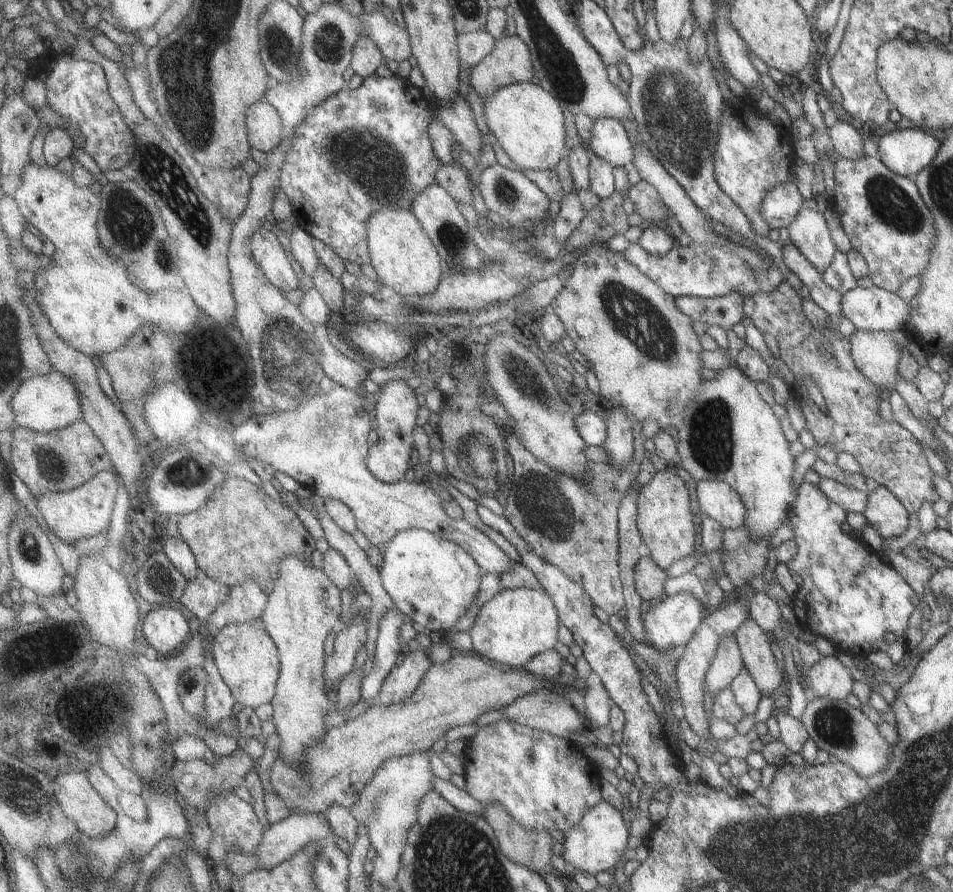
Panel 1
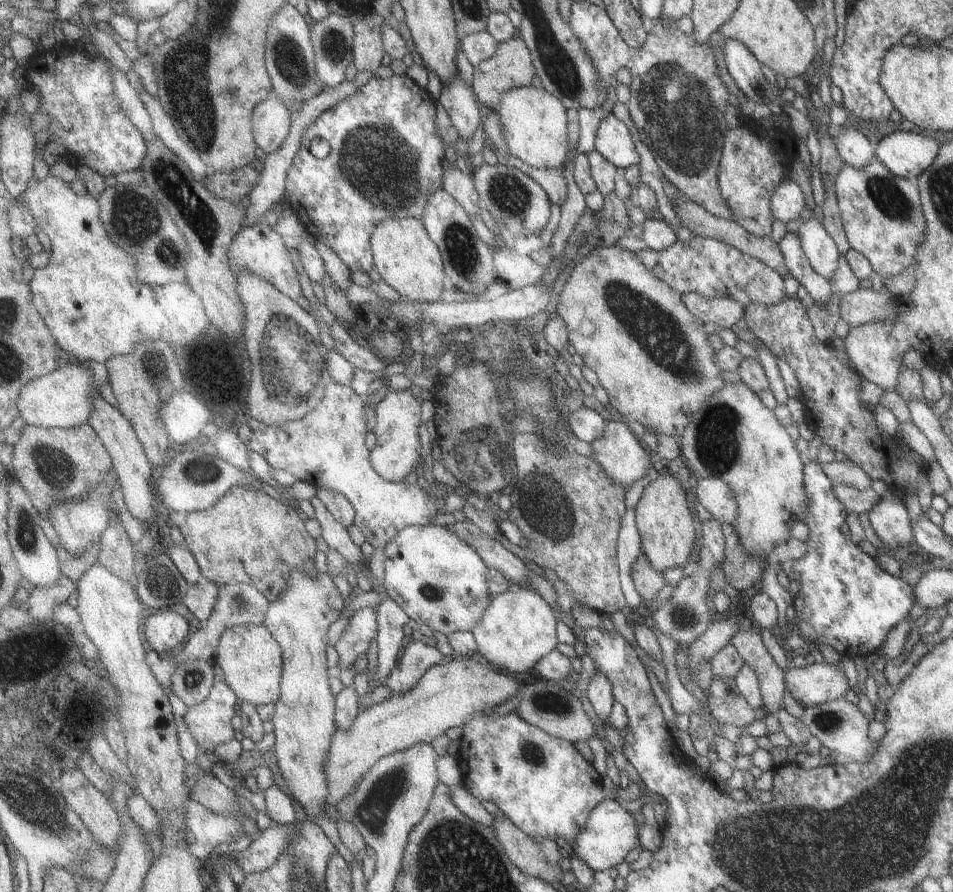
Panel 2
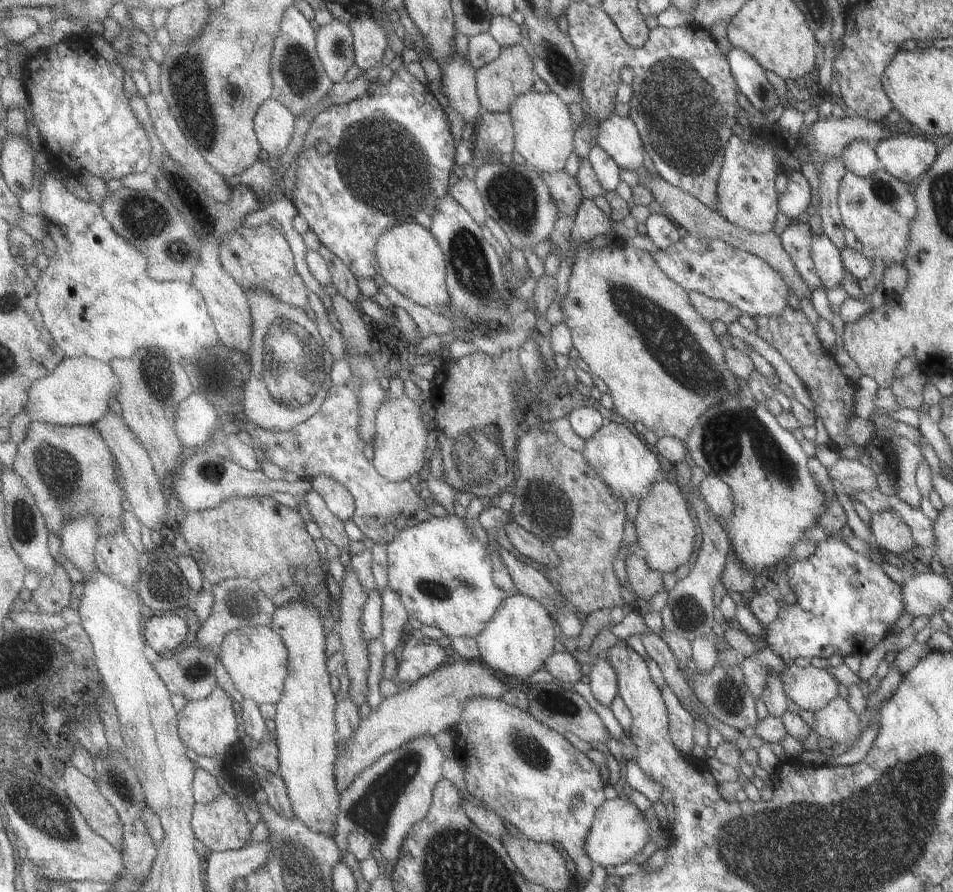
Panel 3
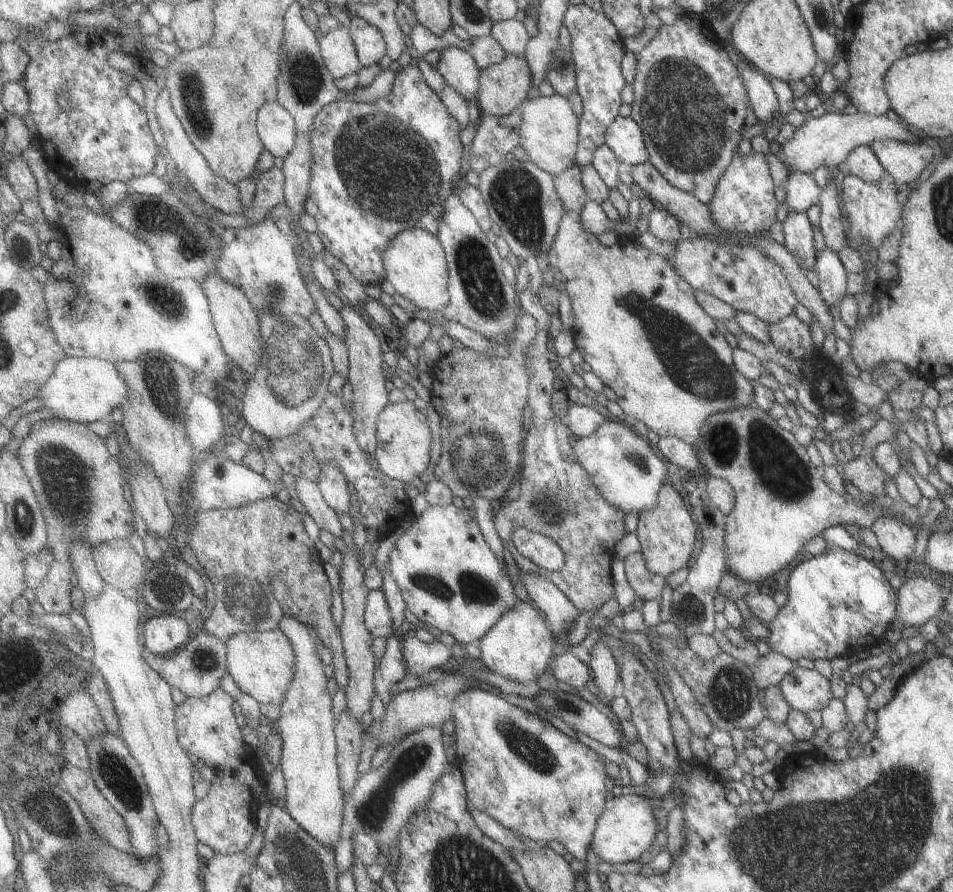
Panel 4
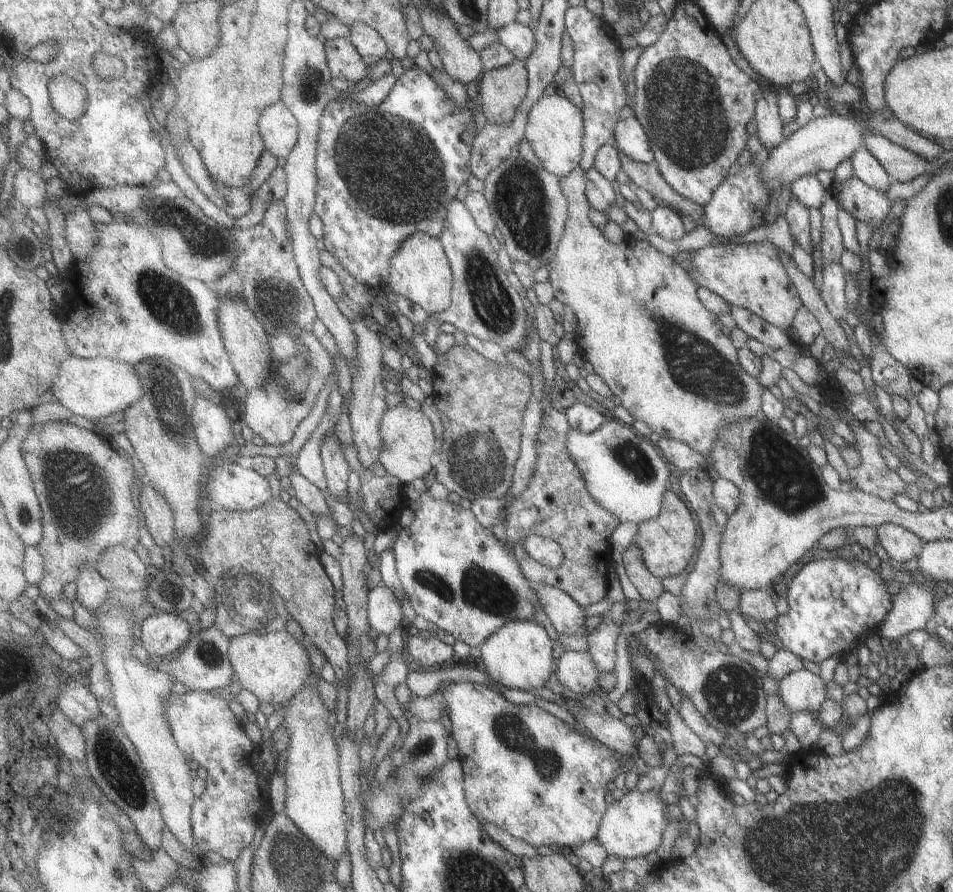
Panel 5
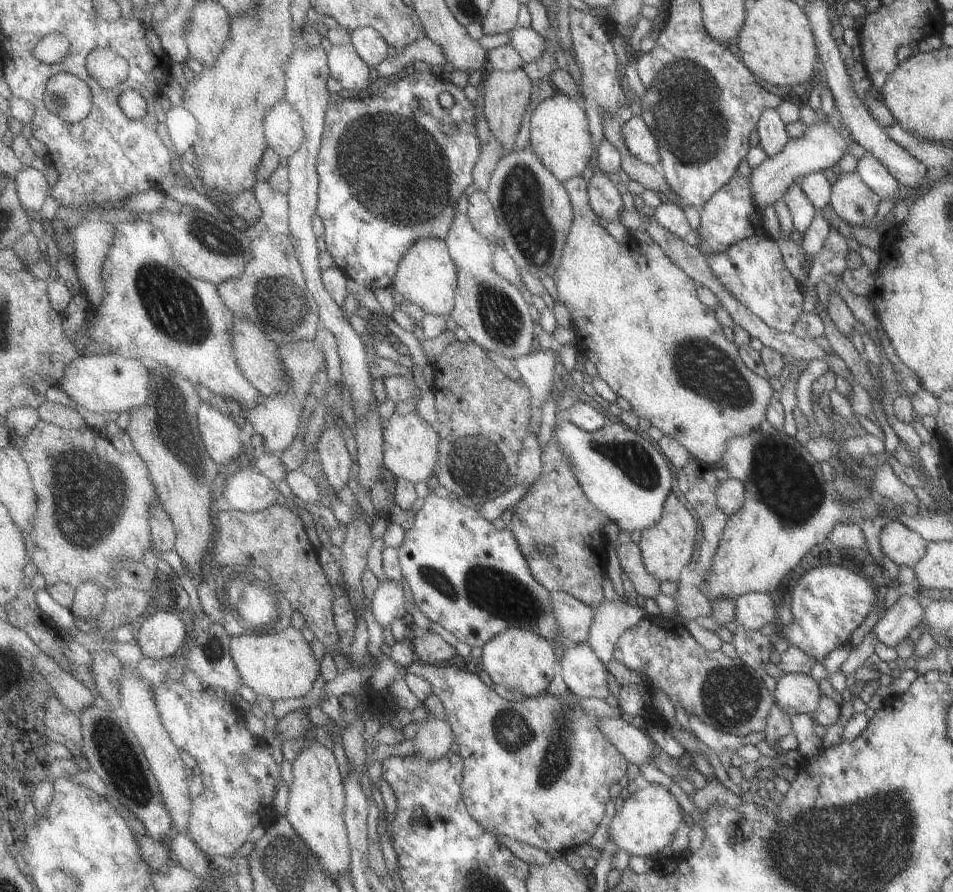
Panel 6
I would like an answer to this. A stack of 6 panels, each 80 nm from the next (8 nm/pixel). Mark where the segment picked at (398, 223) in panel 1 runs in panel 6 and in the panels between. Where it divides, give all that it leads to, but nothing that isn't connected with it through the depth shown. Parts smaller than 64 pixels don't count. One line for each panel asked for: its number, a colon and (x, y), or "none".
2: (405, 256)
3: (411, 260)
4: (415, 263)
5: (421, 272)
6: (428, 276)

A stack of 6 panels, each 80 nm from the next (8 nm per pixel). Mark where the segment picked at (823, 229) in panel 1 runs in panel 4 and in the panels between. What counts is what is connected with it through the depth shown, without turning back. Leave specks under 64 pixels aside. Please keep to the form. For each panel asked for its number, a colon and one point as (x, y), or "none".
2: (819, 249)
3: (825, 258)
4: (830, 273)

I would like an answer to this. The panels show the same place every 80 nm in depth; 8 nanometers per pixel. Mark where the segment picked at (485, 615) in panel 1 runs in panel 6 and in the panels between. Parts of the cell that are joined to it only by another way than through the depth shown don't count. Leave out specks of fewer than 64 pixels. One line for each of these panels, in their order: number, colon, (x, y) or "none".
2: (518, 628)
3: (518, 639)
4: (518, 647)
5: (518, 656)
6: (518, 660)

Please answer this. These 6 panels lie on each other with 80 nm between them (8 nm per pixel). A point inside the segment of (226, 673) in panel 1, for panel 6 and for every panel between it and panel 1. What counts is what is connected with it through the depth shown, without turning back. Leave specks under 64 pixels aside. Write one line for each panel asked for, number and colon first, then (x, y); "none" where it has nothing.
2: (252, 661)
3: (256, 658)
4: (262, 663)
5: (273, 666)
6: (280, 665)

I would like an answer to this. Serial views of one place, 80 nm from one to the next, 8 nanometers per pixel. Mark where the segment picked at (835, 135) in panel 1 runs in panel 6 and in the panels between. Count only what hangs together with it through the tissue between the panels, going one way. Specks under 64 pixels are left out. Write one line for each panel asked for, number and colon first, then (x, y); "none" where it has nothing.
2: (854, 149)
3: (858, 157)
4: (860, 162)
5: (865, 168)
6: (870, 170)

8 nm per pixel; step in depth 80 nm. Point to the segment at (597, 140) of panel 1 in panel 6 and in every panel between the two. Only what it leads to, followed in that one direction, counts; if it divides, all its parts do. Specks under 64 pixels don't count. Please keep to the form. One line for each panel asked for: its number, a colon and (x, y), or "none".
2: (613, 141)
3: (617, 136)
4: (623, 137)
5: (629, 139)
6: (638, 140)

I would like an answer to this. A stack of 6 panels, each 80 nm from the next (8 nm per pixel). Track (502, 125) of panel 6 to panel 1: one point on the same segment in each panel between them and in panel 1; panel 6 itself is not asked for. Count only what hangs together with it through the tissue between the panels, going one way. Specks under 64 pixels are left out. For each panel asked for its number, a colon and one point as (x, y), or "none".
1: (511, 61)
2: (510, 66)
3: (511, 73)
4: (503, 86)
5: (500, 91)

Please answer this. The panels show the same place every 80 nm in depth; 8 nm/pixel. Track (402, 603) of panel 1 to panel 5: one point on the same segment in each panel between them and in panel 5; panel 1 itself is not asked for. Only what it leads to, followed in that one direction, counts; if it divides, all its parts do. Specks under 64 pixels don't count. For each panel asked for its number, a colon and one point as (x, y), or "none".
2: (439, 580)
3: (444, 577)
4: (450, 578)
5: (457, 575)

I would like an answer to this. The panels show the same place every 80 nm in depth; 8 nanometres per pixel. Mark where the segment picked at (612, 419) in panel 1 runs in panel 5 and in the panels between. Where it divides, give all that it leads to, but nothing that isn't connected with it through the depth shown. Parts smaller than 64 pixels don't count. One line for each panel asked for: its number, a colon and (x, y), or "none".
2: (623, 459)
3: (627, 467)
4: (627, 474)
5: (623, 473)

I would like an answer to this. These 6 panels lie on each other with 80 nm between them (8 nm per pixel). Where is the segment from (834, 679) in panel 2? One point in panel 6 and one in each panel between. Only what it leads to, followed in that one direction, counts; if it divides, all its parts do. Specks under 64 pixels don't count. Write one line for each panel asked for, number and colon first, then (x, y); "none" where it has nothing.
3: (810, 688)
4: (805, 690)
5: (800, 690)
6: (794, 693)

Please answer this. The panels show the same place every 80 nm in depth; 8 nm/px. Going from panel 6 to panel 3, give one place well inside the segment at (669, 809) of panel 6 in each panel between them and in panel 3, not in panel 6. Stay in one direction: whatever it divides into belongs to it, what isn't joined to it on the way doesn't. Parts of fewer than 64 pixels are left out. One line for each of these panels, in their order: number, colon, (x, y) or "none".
3: (618, 831)
4: (625, 829)
5: (630, 827)

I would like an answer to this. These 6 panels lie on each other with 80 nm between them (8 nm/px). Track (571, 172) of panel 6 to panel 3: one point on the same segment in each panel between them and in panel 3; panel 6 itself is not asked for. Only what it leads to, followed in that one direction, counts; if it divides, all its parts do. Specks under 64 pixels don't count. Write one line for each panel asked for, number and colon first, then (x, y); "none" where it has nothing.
3: (542, 130)
4: (547, 130)
5: (553, 130)

